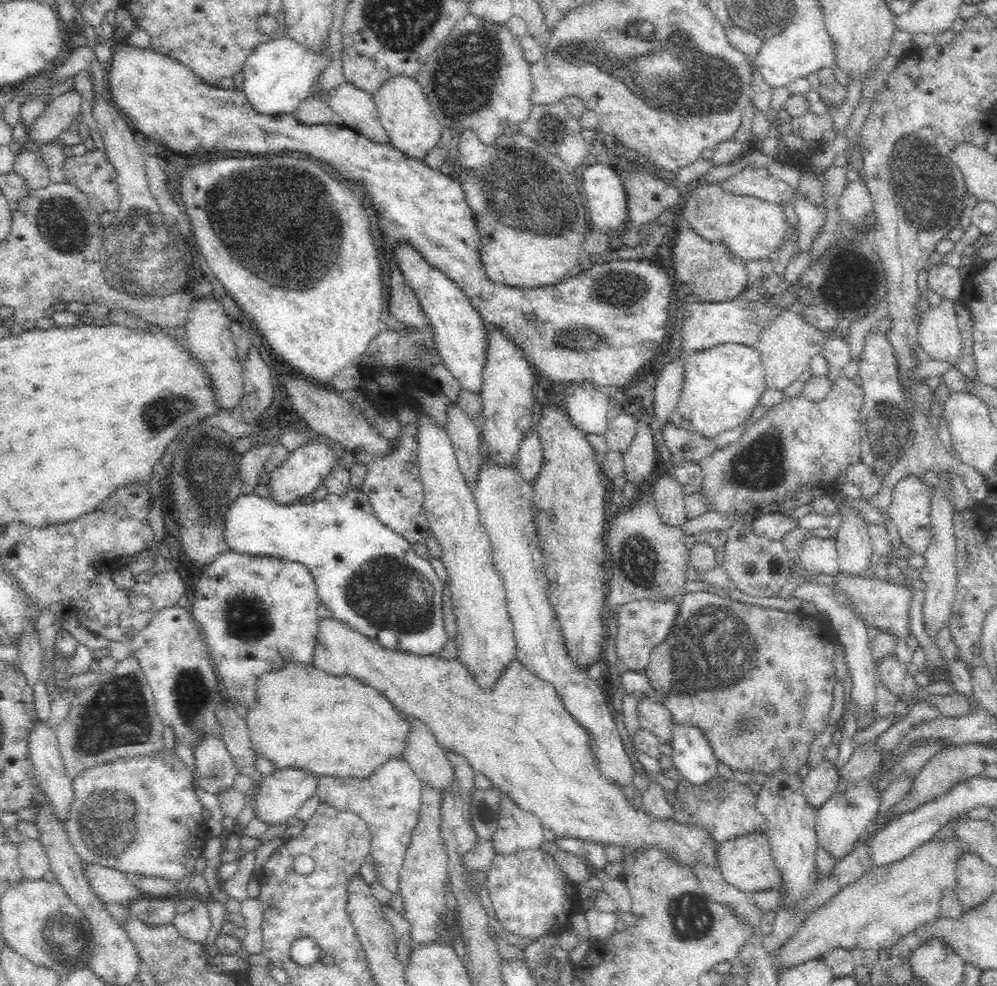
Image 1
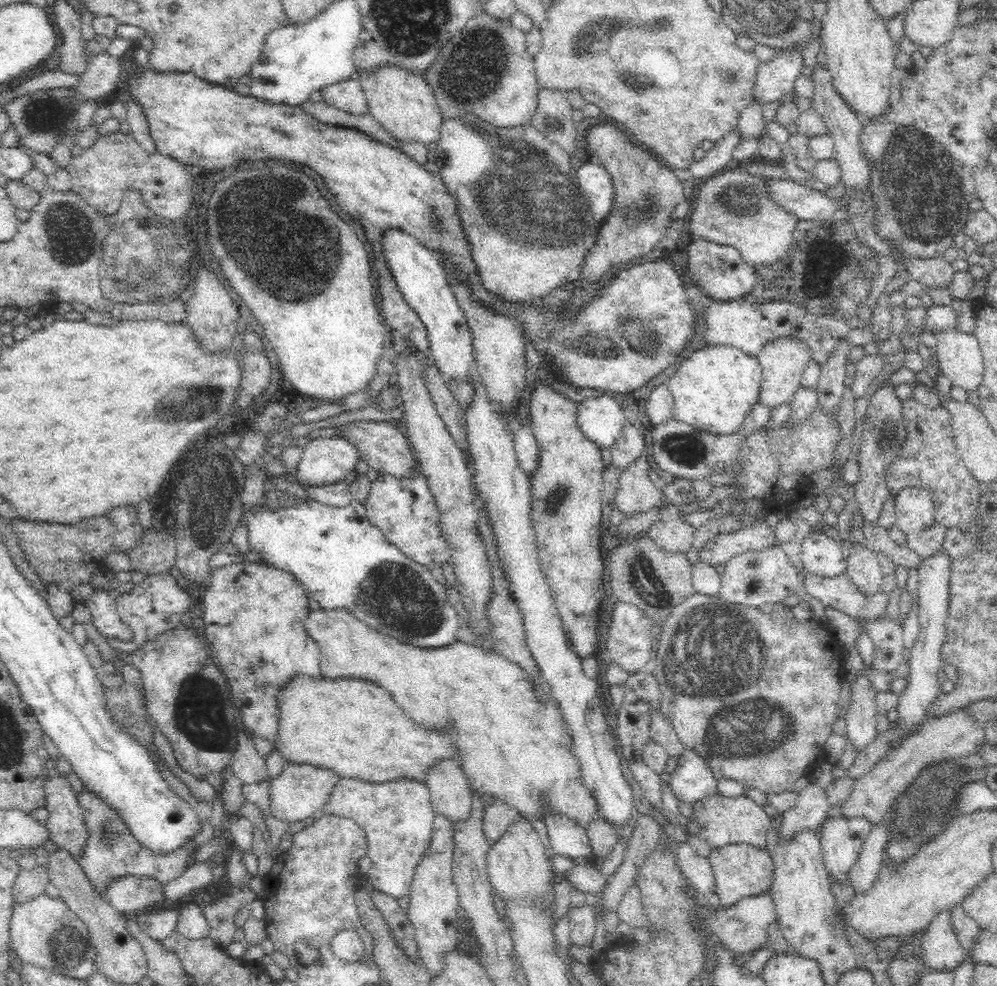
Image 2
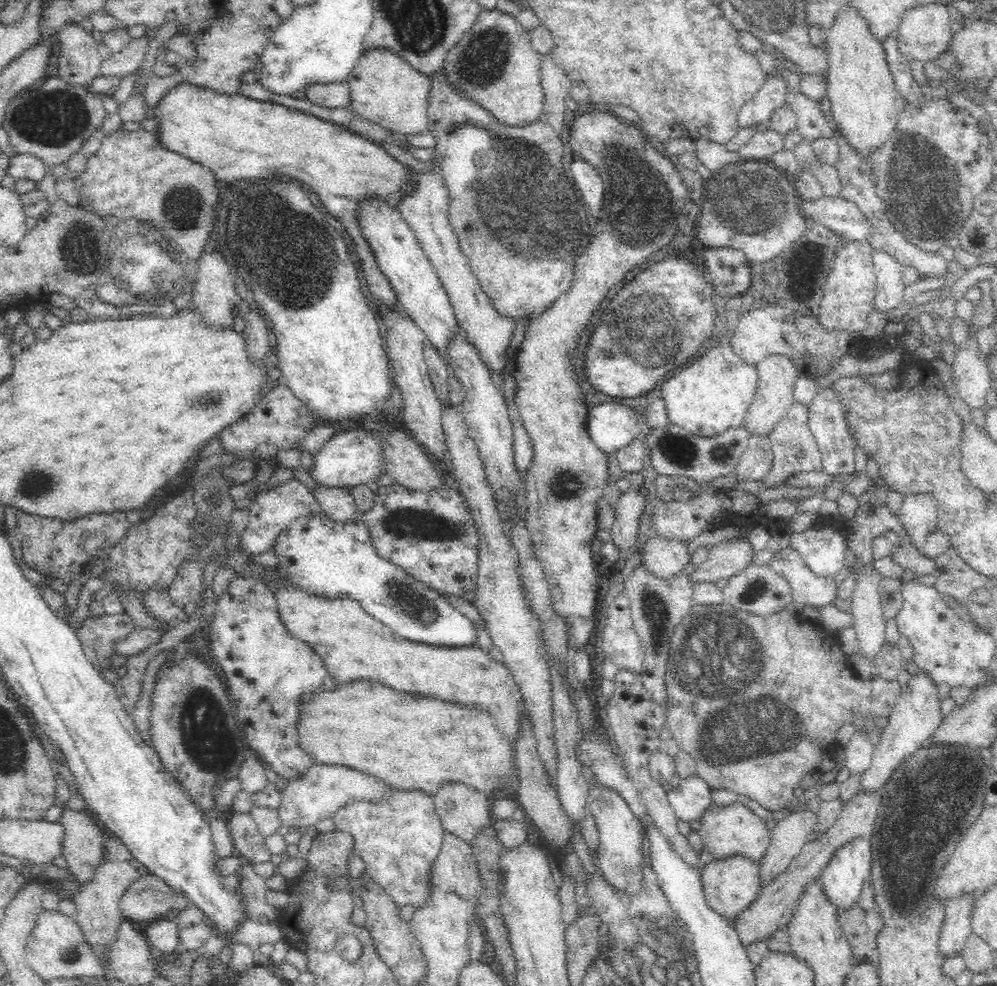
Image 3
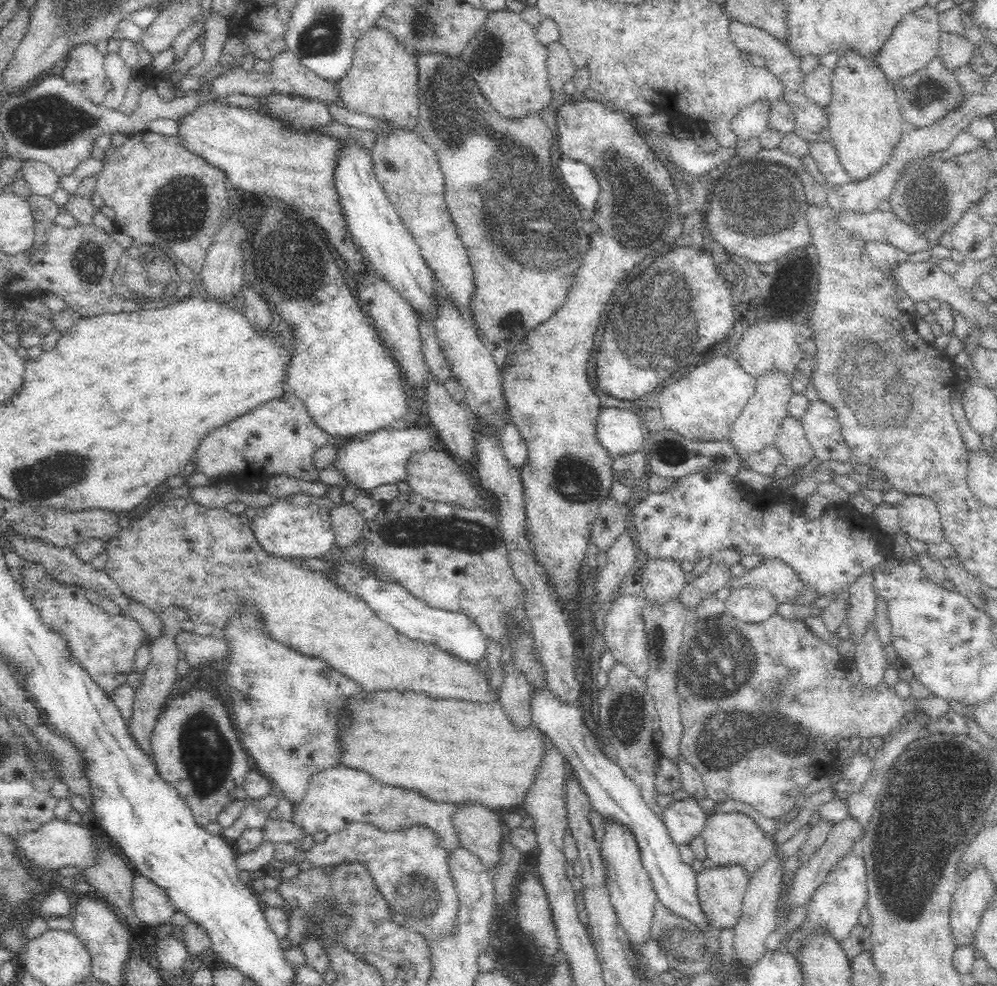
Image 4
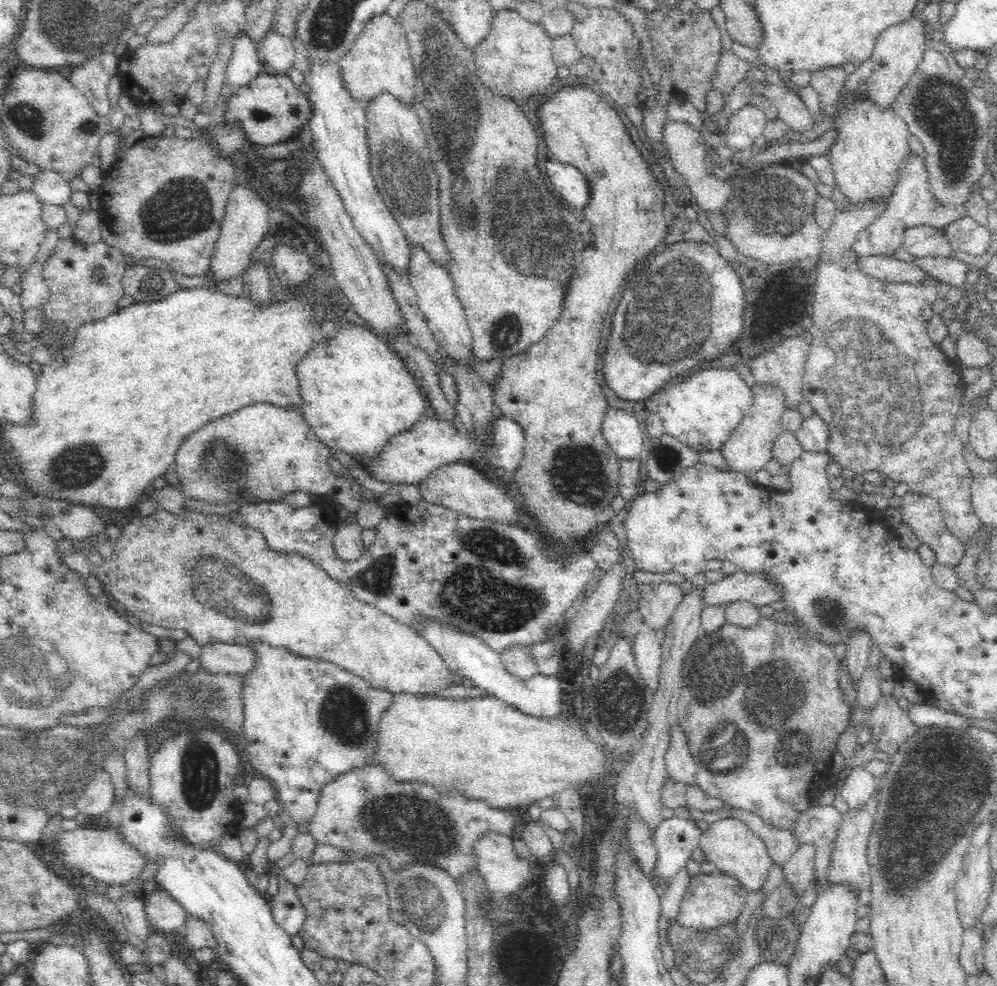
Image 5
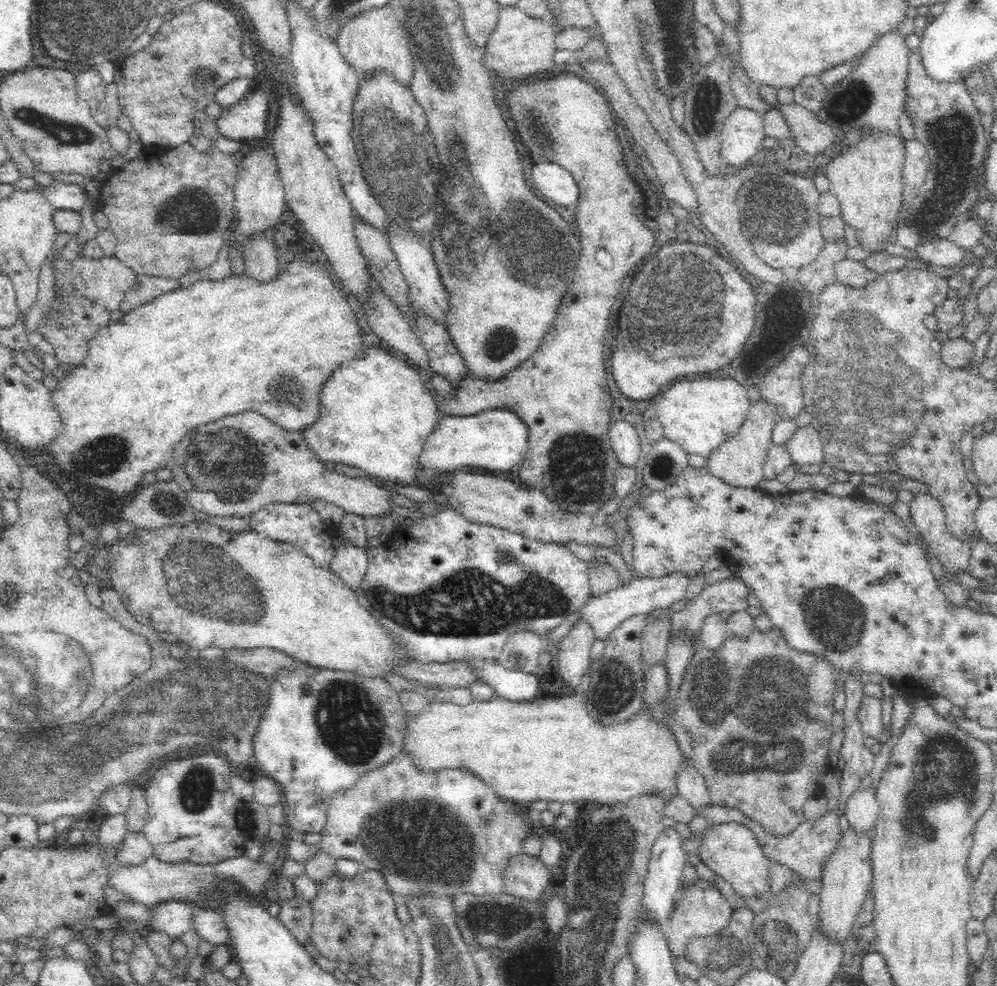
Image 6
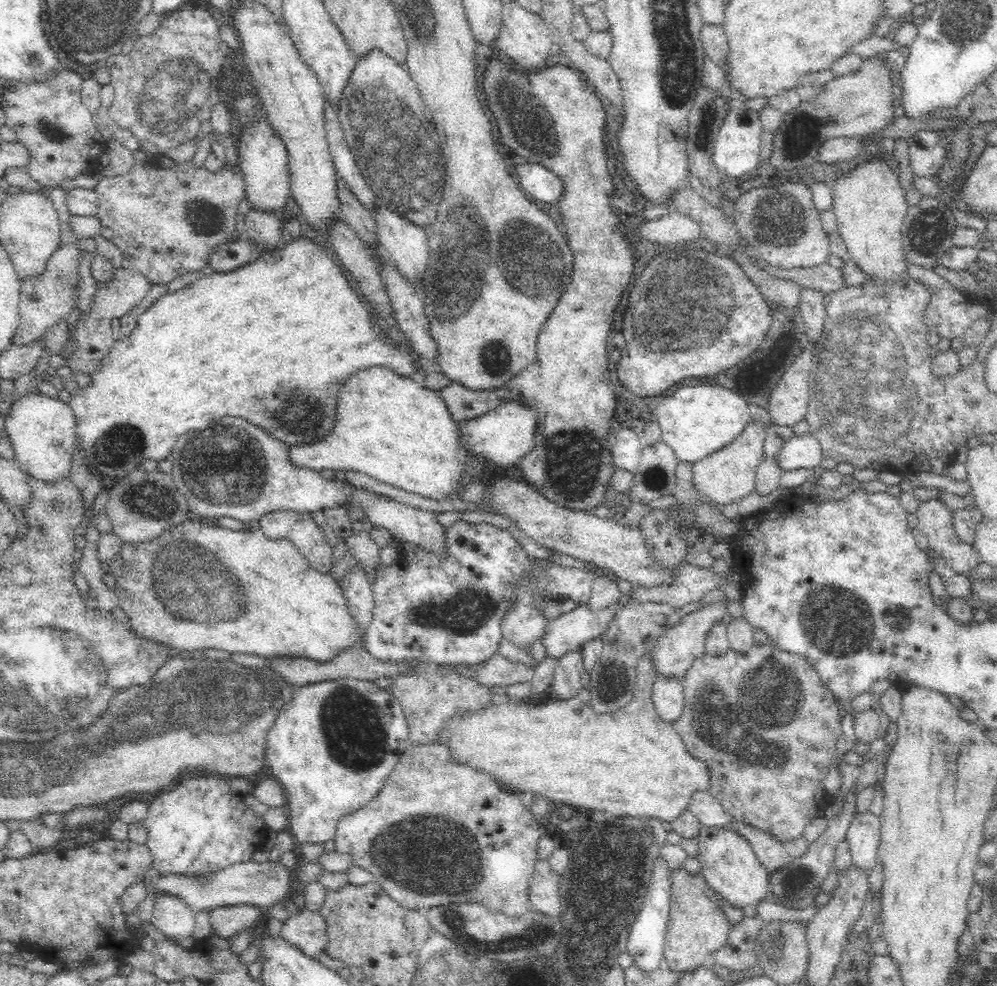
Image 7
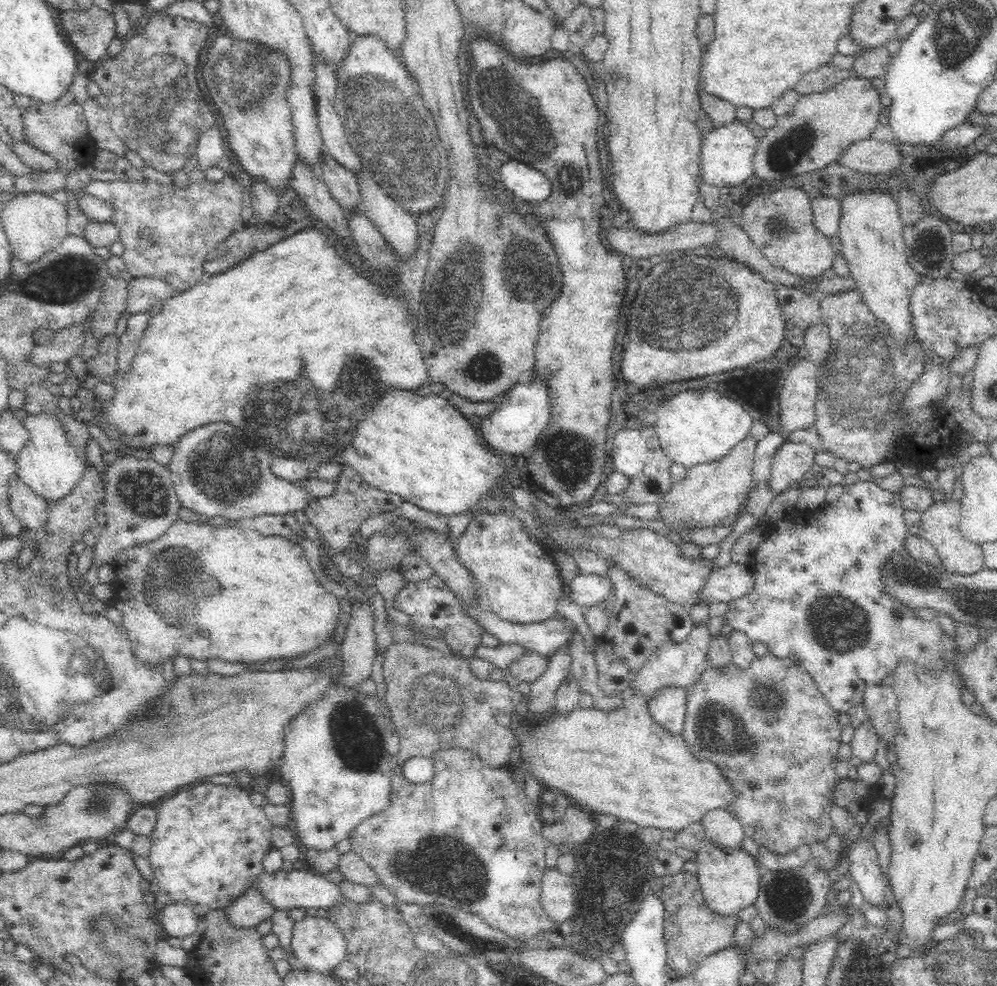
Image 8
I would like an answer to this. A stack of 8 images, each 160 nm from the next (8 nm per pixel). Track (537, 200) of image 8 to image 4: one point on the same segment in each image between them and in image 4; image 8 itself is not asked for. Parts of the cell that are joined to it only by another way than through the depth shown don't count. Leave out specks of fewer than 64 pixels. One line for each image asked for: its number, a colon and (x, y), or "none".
4: (578, 176)
5: (568, 181)
6: (554, 182)
7: (542, 184)

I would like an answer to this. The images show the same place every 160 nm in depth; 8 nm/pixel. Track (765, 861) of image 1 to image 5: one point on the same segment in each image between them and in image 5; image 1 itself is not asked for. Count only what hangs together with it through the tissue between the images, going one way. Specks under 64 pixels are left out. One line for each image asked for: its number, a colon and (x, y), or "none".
2: (741, 869)
3: (729, 884)
4: (721, 889)
5: (713, 900)

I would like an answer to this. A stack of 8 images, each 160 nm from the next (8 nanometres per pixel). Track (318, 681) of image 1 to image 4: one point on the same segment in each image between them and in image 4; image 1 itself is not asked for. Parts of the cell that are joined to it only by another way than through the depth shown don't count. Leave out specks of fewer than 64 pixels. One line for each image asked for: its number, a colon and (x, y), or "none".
2: (348, 726)
3: (403, 742)
4: (448, 750)

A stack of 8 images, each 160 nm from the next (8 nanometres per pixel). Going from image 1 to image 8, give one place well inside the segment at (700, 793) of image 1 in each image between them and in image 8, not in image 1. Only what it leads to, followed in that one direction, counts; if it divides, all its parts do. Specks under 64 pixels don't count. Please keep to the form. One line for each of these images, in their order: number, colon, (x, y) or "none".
2: (720, 820)
3: (734, 828)
4: (729, 837)
5: (728, 843)
6: (731, 850)
7: (729, 863)
8: (730, 878)

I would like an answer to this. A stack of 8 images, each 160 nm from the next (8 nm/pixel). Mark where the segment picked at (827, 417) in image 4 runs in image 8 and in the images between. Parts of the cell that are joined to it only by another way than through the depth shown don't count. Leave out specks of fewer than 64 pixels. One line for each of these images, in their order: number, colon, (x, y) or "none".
5: (814, 433)
6: (806, 446)
7: (802, 450)
8: (793, 460)

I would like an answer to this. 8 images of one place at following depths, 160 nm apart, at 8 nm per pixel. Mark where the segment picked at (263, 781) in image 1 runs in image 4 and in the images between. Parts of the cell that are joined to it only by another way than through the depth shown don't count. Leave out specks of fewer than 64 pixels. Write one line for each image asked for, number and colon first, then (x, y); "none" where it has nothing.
2: (300, 789)
3: (314, 795)
4: (334, 795)

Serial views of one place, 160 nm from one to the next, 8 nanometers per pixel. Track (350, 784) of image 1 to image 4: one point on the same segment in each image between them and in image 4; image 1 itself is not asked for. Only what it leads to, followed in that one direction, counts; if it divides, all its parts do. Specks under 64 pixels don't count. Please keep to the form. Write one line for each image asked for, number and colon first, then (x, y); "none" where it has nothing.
2: (396, 814)
3: (398, 835)
4: (408, 865)

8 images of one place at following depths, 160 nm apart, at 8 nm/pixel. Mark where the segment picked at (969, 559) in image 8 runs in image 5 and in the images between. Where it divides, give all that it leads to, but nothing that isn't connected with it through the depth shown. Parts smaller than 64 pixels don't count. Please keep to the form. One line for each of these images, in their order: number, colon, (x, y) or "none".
5: (924, 516)
6: (928, 515)
7: (934, 517)

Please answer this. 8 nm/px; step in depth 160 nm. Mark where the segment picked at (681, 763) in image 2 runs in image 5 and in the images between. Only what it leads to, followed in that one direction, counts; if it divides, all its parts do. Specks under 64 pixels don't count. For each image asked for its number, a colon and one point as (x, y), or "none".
3: (692, 796)
4: (685, 819)
5: (676, 838)

